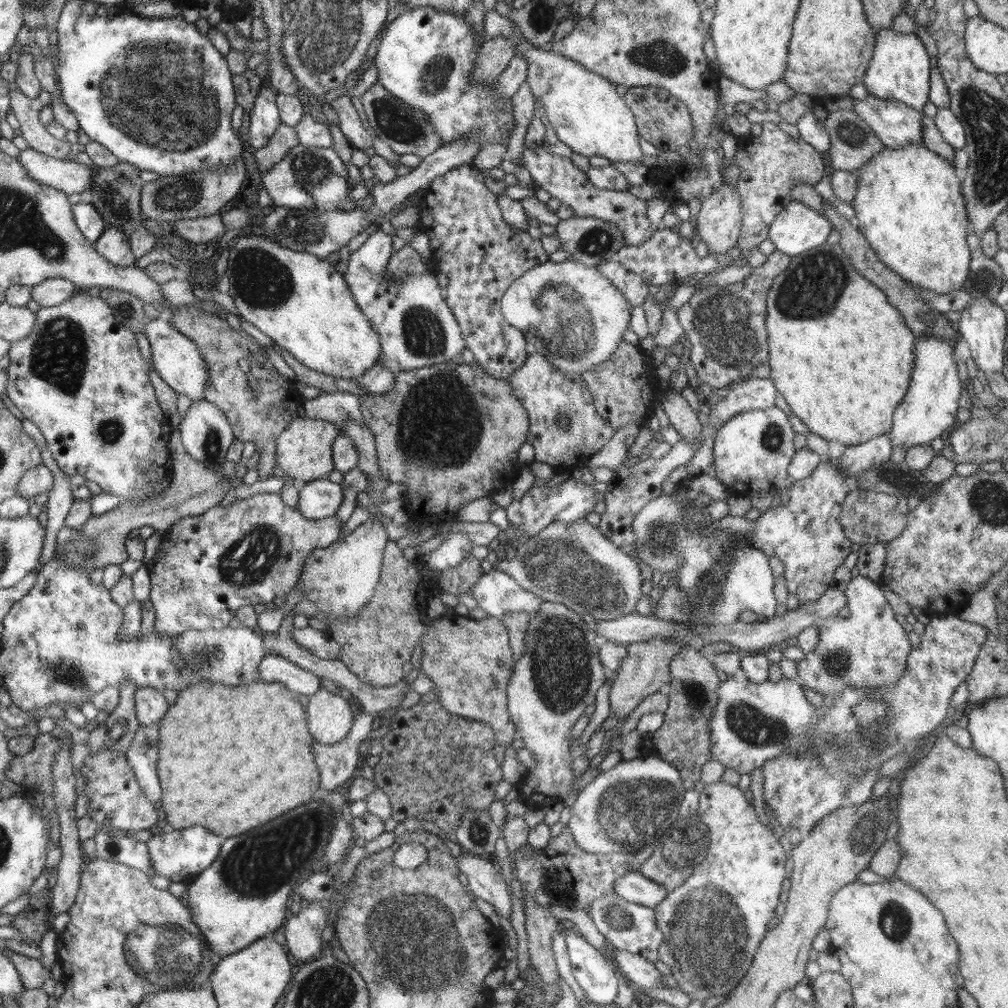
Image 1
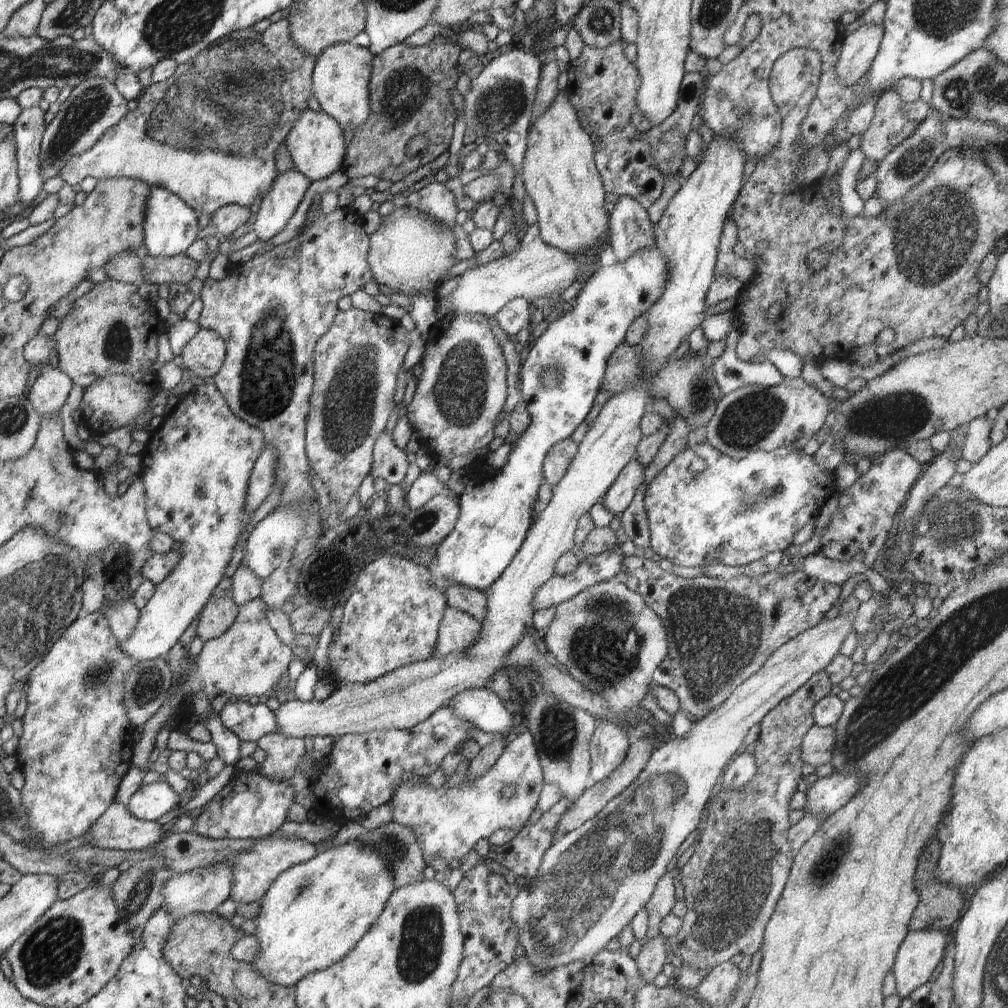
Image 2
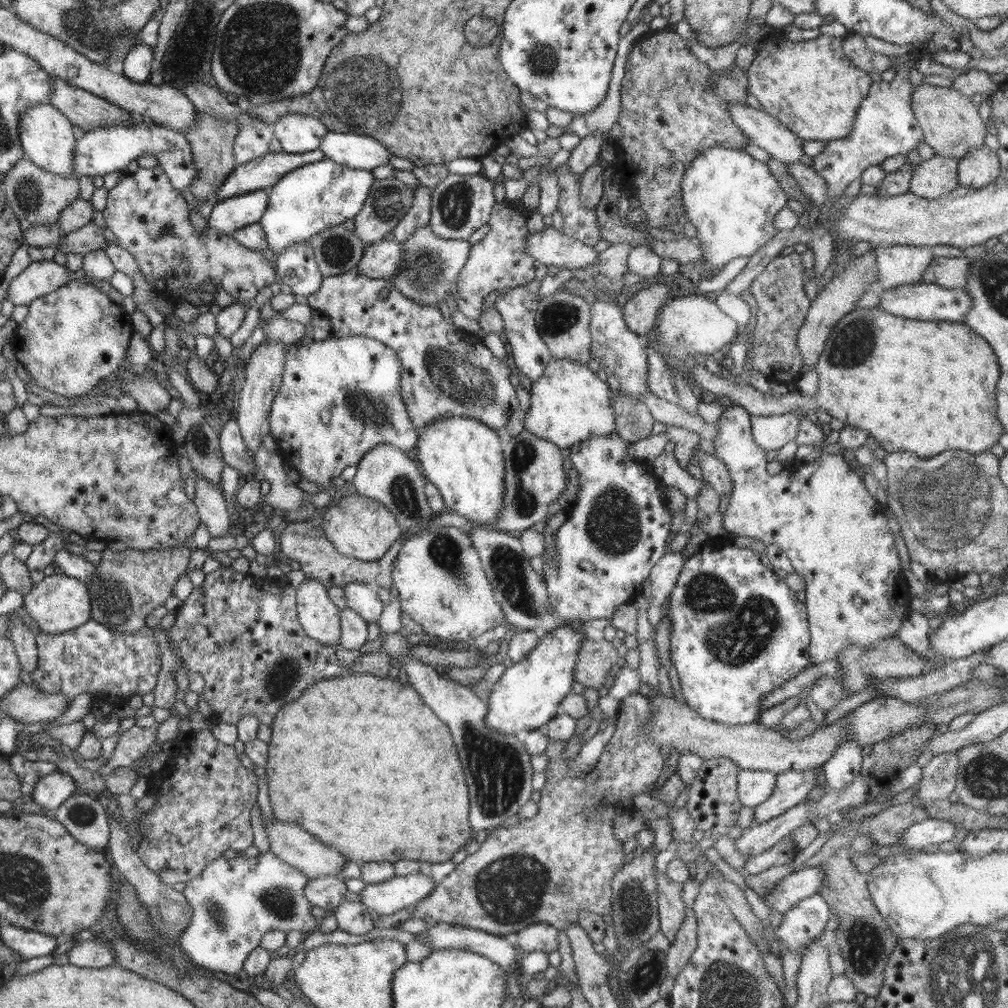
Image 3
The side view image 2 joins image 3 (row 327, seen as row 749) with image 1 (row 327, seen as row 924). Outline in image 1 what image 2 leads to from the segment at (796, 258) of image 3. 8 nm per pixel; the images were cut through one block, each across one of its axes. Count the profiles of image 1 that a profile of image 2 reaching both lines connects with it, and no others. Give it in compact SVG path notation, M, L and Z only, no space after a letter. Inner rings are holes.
M776 250L744 280L728 286L704 286L677 310L679 323L692 344L690 360L696 375L713 390L744 382L759 364L769 363L765 302L773 280L786 270L790 260L791 257Z

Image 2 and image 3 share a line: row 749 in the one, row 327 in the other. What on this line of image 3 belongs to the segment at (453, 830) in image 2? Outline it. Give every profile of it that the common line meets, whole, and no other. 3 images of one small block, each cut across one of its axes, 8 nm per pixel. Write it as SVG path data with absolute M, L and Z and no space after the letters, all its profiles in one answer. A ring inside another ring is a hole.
M533 279L528 284L508 288L508 292L501 294L493 304L500 311L500 317L504 319L504 337L508 346L510 346L514 365L520 371L520 375L530 378L532 382L538 381L545 374L544 370L552 358L549 354L549 348L544 340L540 338L535 322L536 309L539 304L538 293L540 292L540 285L540 281Z

